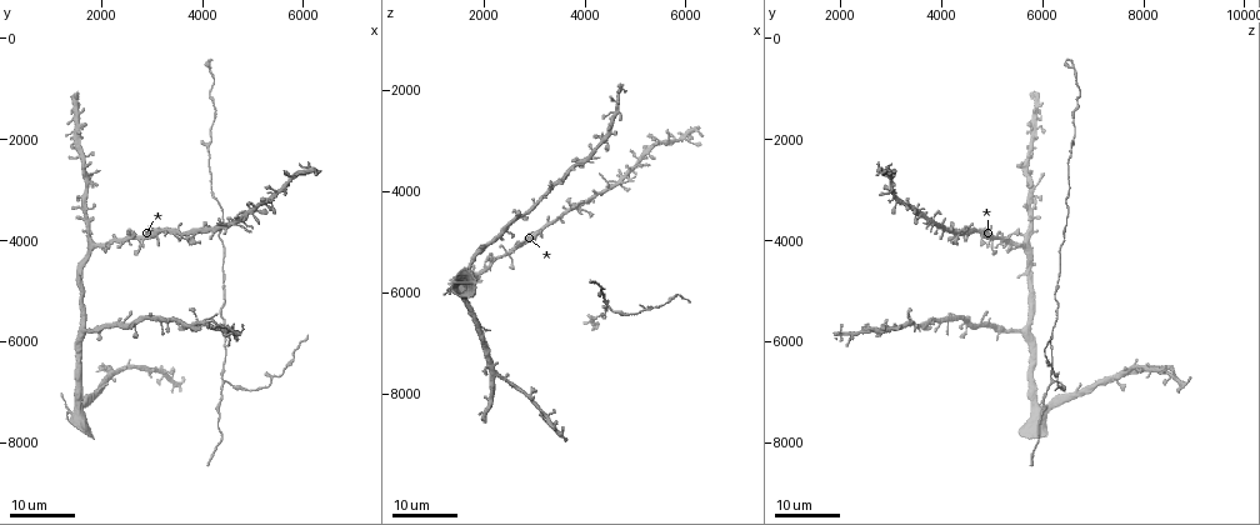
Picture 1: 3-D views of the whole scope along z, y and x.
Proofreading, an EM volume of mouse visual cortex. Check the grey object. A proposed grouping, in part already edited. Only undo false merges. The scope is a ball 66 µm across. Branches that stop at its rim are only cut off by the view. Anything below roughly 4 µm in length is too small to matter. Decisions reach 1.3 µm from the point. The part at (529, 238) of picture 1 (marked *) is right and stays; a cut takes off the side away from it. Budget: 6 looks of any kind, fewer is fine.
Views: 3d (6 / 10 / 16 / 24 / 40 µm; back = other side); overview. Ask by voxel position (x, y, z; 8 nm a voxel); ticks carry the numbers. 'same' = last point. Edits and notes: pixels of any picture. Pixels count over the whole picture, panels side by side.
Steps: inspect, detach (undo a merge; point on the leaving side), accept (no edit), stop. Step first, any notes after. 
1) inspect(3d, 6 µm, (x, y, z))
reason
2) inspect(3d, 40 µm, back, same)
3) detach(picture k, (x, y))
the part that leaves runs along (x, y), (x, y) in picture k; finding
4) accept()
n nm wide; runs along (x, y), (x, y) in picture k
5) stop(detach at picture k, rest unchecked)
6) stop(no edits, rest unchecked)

inspect(3d, 16 µm, (2250, 6600, 7650))

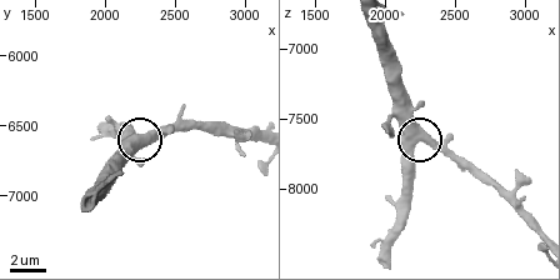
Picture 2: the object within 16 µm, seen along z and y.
inspect(3d, 10 µm, (2260, 6580, 7640))

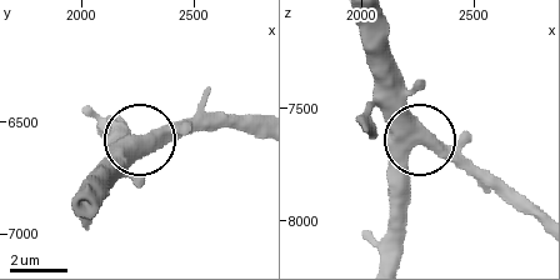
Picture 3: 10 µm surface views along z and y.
accept()
570 nm wide; all the same neuron

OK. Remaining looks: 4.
inspect(3d, 16 µm, (4400, 6750, 6200))
a fork

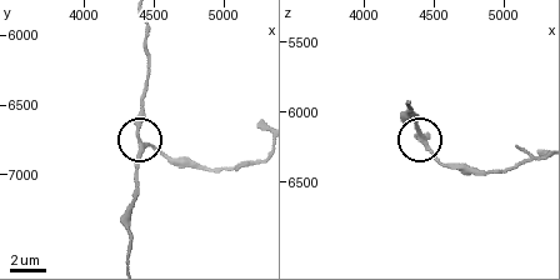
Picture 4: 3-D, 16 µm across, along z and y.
inspect(3d, 10 µm, (4440, 6800, 6240))

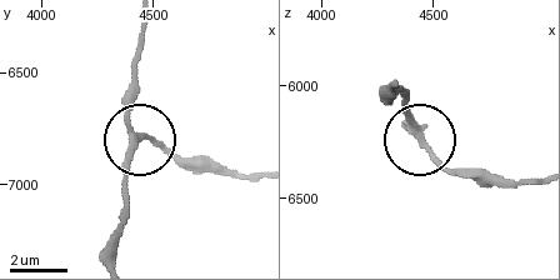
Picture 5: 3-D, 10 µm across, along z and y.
inspect(3d, 10 µm, back, (4430, 6780, 6230))

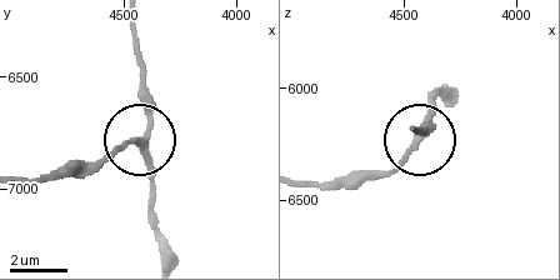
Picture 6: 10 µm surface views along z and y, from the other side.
accept()
side arm 16 µm; runs along (131, 23), (146, 115), (139, 144), (154, 214) in picture 6; one neuron here

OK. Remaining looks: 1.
stop(no edits, rest unchecked)

